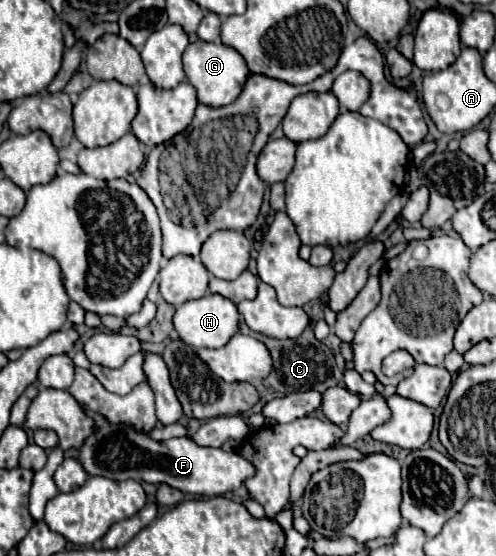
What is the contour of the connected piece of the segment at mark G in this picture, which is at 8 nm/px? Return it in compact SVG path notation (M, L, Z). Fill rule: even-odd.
M191 42L183 52L183 68L189 82L197 90L197 100L207 106L227 106L237 100L243 90L243 84L249 76L249 68L245 66L245 58L237 54L237 50L221 44L221 42Z

